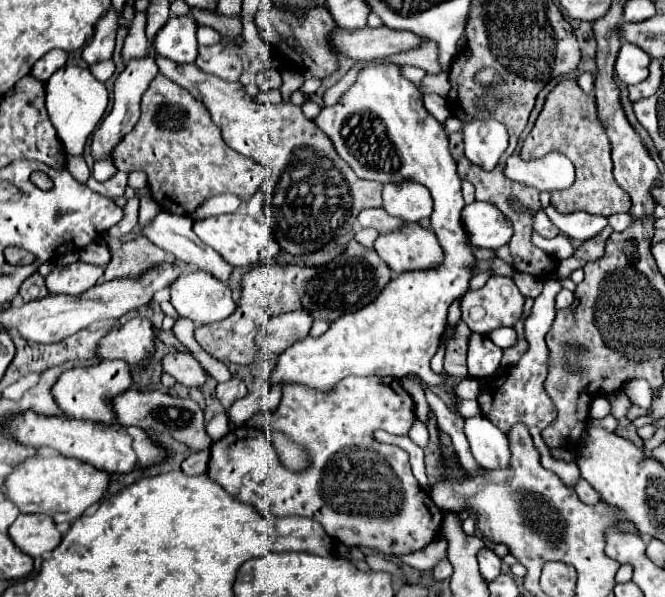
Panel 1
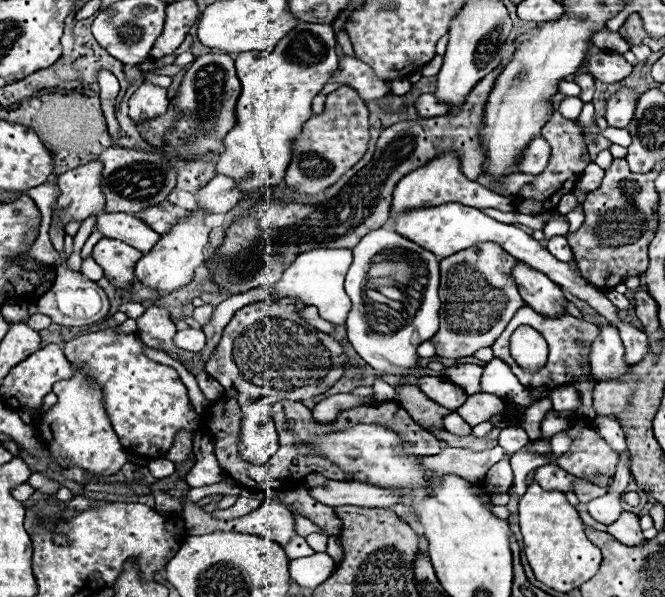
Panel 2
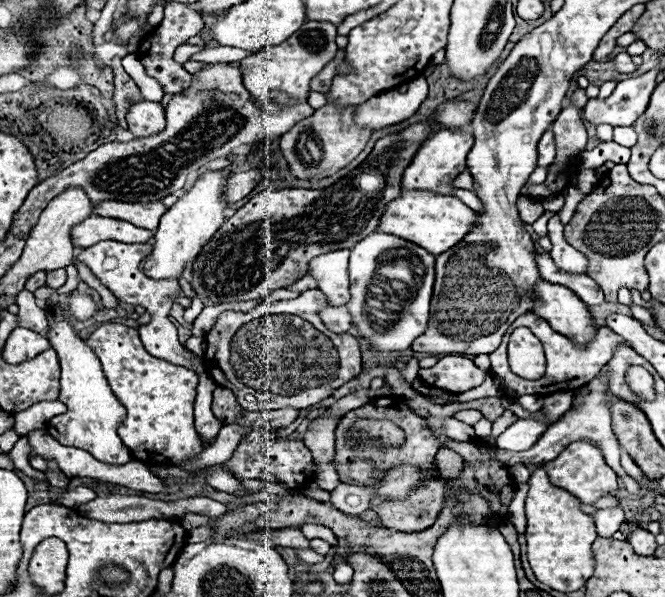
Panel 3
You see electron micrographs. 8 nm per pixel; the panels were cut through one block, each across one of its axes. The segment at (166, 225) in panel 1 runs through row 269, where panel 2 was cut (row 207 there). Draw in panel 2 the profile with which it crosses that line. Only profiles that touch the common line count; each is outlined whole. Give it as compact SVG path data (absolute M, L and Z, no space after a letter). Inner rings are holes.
M214 176L204 188L200 188L196 194L198 206L206 214L226 214L236 206L240 200L240 194L236 190L236 182L228 176Z

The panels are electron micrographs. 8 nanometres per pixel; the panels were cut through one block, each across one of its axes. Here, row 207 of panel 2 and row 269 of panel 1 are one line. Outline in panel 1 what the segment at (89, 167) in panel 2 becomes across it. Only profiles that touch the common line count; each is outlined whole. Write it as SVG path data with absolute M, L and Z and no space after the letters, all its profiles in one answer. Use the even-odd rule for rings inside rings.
M74 262L70 266L60 266L46 276L46 286L50 294L82 294L92 288L104 274L102 266L88 262Z

